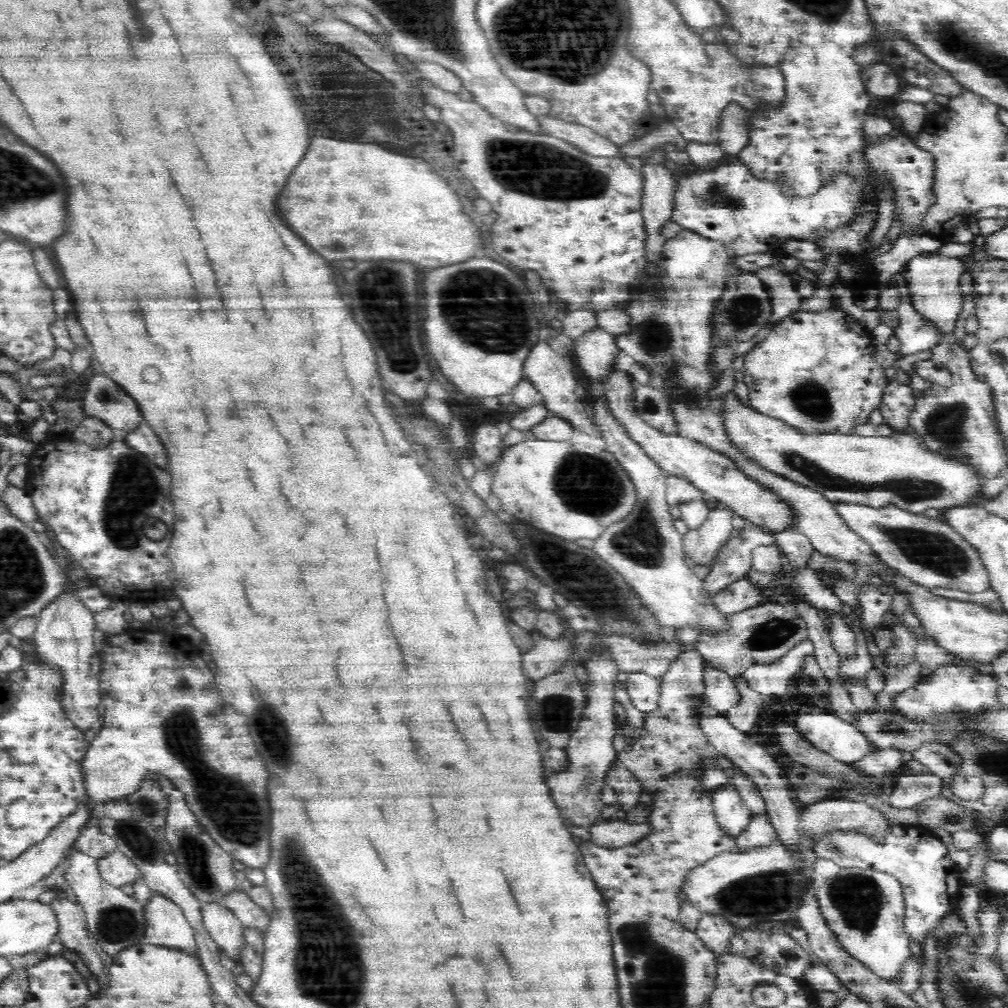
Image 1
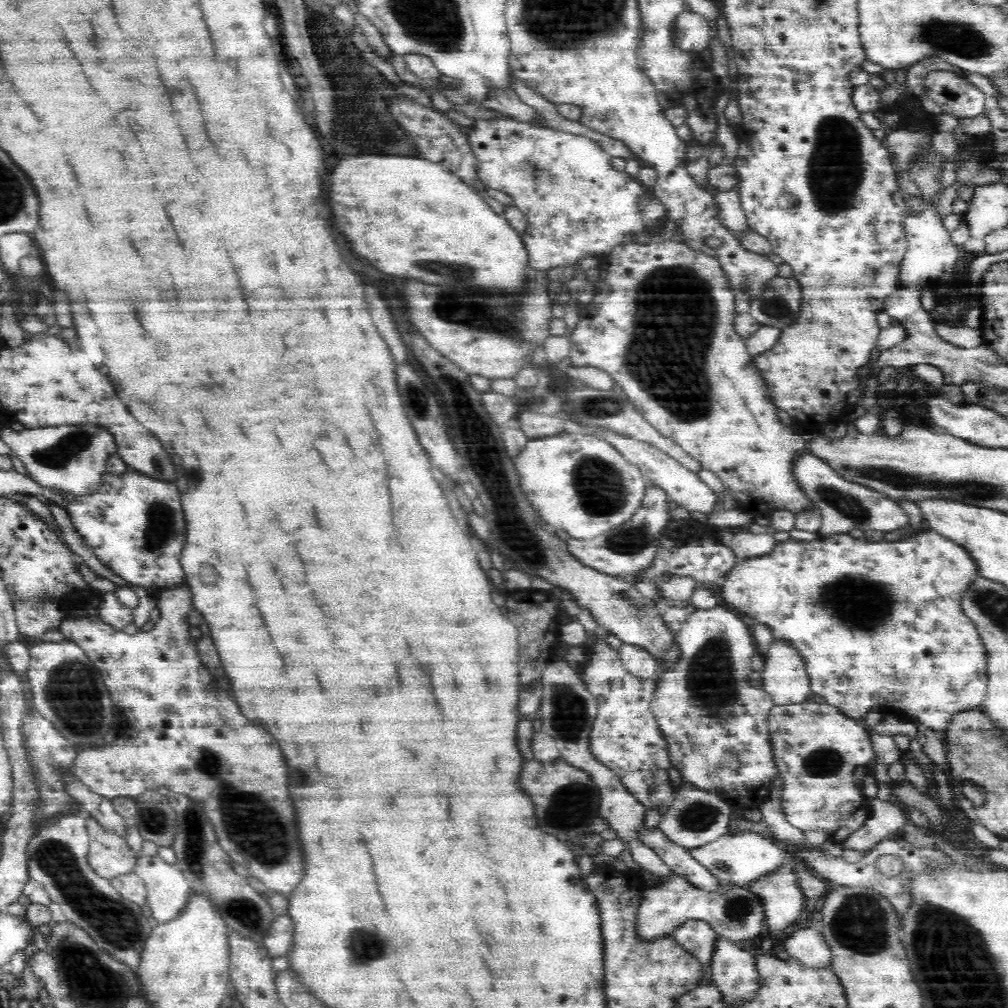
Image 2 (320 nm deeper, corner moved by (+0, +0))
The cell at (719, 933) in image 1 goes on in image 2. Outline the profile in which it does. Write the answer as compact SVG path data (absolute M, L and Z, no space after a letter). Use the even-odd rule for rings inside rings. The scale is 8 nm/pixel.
M717 935L712 946L712 956L710 956L710 978L716 986L723 992L725 1000L728 1002L744 1002L752 996L756 990L756 969L754 969L754 959L749 949L744 948L741 942L724 938Z

